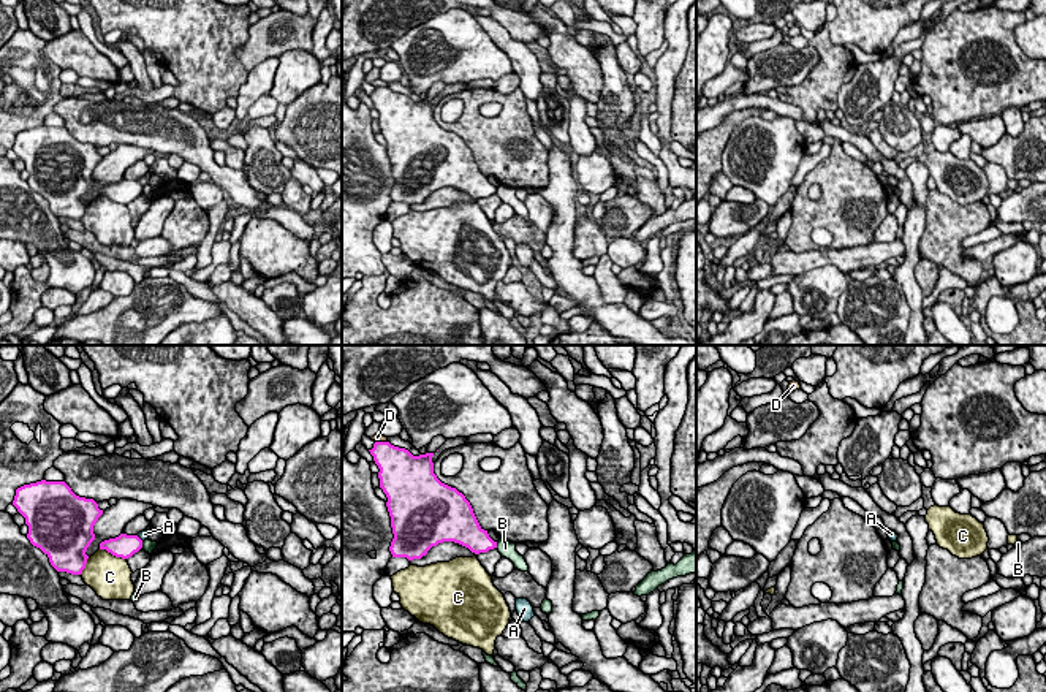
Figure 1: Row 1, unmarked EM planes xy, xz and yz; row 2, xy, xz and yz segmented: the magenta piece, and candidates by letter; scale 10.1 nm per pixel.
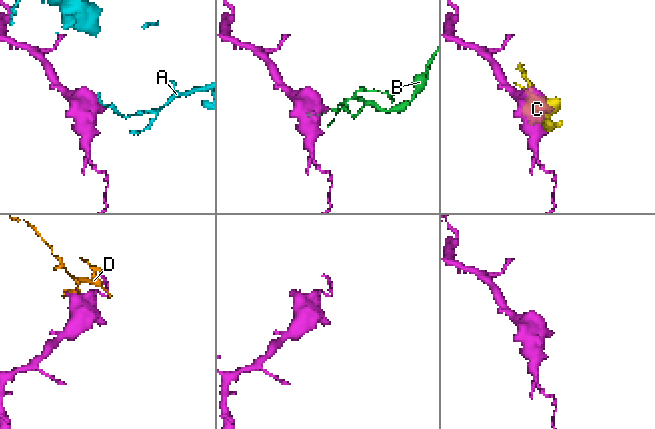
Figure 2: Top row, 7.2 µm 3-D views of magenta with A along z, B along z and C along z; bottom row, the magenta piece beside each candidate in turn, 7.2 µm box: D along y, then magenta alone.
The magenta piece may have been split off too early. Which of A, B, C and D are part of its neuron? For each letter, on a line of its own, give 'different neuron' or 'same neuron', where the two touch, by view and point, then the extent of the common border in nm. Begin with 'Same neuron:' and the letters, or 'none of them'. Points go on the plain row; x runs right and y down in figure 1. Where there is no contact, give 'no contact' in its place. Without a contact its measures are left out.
Same neuron: none of them
A: different neuron | xy (138, 182) | 100 nm
B: different neuron | xy (141, 190) | 70 nm
C: different neuron | xy (113, 200) | 300 nm
D: different neuron | xz (382, 87) | 130 nm

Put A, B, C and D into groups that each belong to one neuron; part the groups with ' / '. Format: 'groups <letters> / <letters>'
groups A / B / C / D

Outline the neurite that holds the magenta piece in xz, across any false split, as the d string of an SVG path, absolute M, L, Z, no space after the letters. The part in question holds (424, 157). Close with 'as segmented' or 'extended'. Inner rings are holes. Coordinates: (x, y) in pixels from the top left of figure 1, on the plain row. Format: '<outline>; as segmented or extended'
M375 87L369 97L388 143L392 203L421 204L443 187L459 188L475 200L497 193L465 141L437 124L434 98L413 101L389 87Z; as segmented

